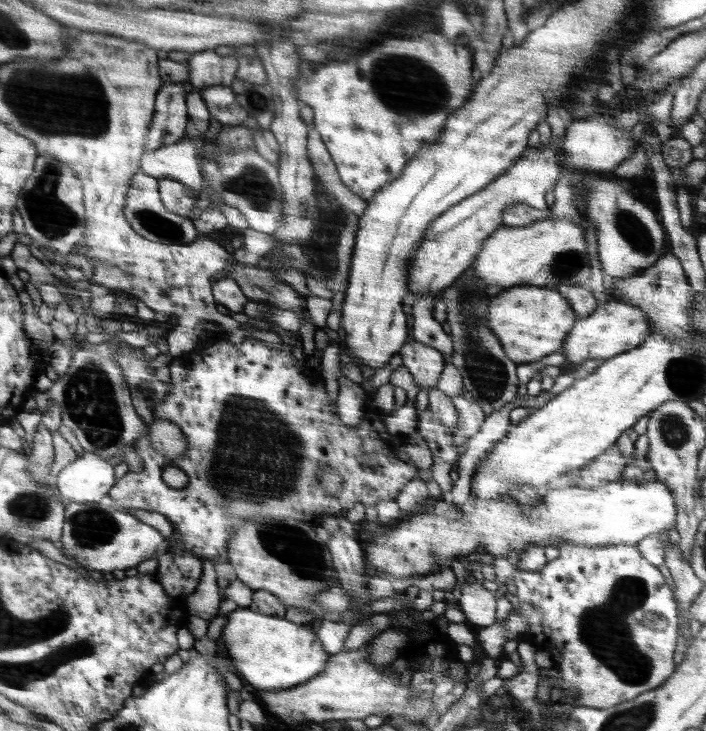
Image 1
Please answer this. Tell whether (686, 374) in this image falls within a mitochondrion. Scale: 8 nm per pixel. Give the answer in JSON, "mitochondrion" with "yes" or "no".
{"mitochondrion":"yes"}

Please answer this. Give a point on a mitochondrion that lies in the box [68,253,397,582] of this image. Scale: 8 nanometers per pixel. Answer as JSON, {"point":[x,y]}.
{"point":[274,474]}

